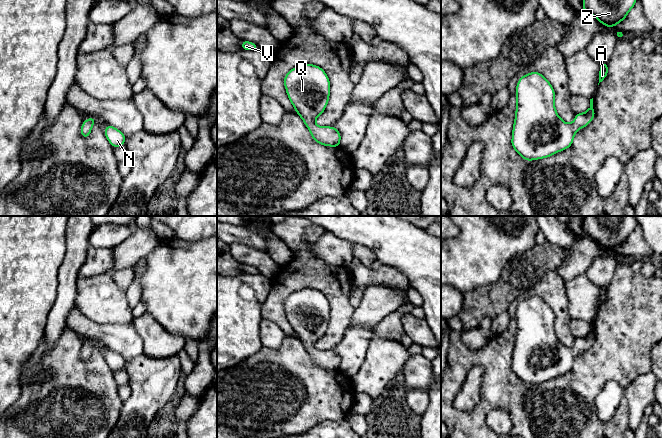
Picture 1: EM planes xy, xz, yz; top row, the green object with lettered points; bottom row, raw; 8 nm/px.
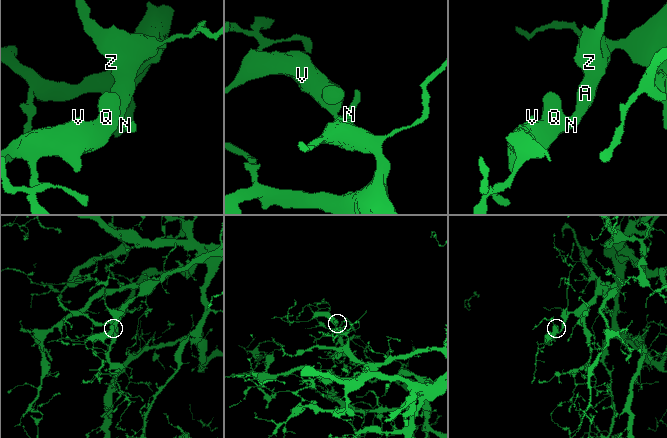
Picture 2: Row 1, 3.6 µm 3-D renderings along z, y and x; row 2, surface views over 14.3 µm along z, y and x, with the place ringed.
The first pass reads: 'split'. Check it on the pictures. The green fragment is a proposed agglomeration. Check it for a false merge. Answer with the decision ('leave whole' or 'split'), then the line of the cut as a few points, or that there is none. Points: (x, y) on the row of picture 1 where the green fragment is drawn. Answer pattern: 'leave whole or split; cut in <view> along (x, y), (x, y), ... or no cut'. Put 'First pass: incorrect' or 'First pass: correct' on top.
First pass: incorrect
leave whole; no cut

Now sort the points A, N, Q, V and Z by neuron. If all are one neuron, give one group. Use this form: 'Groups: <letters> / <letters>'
Groups: A N Q V Z

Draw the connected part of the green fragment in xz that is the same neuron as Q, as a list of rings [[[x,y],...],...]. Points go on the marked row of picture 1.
[[[302,64],[298,67],[291,69],[285,75],[284,86],[286,88],[288,98],[290,99],[293,107],[295,108],[296,113],[302,118],[306,127],[310,130],[310,134],[313,140],[324,146],[339,147],[341,134],[335,127],[332,126],[323,127],[323,126],[317,126],[315,124],[315,119],[324,112],[327,103],[329,101],[330,81],[325,71],[319,66],[313,64]]]

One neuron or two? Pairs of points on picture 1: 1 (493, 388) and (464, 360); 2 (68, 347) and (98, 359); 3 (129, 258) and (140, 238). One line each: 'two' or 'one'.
1: one
2: one
3: one

